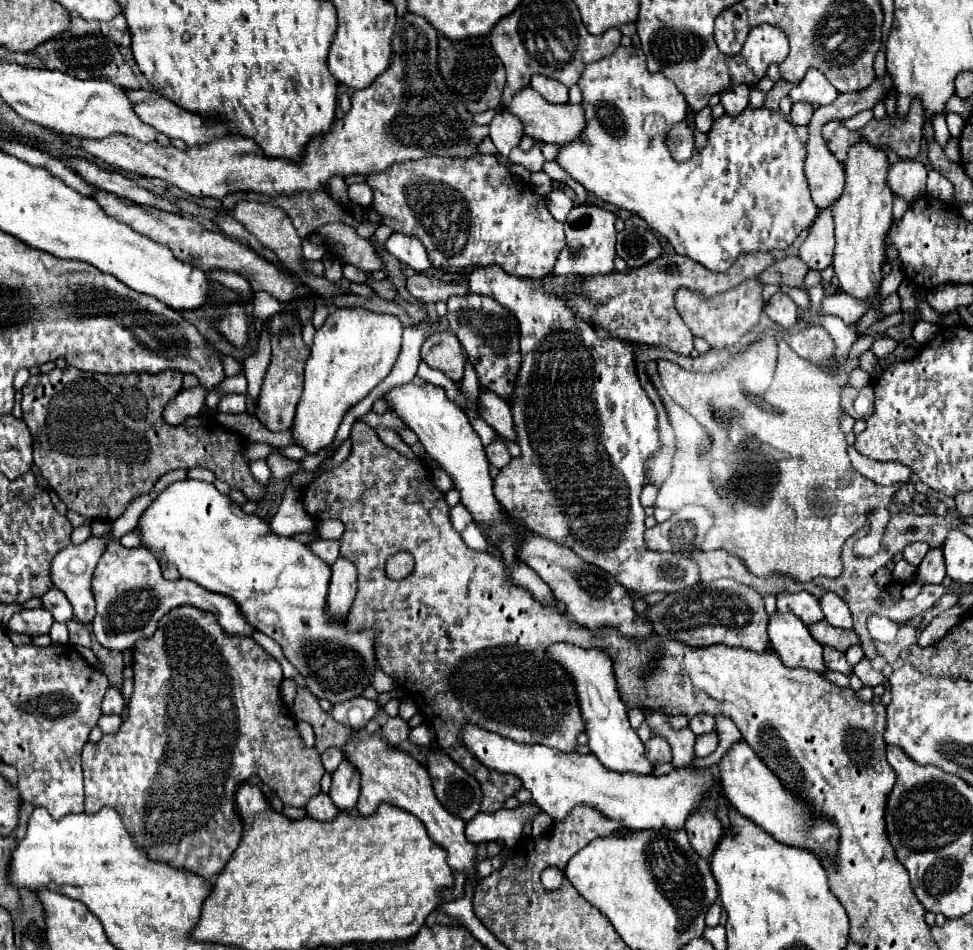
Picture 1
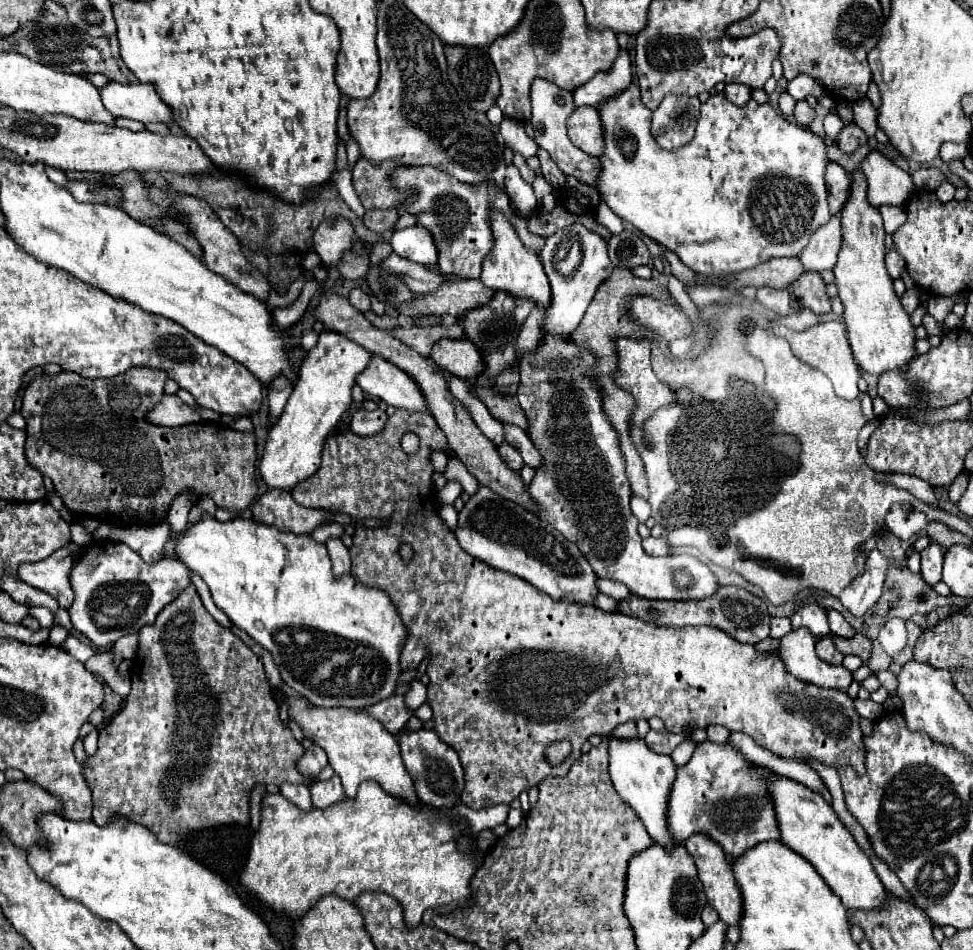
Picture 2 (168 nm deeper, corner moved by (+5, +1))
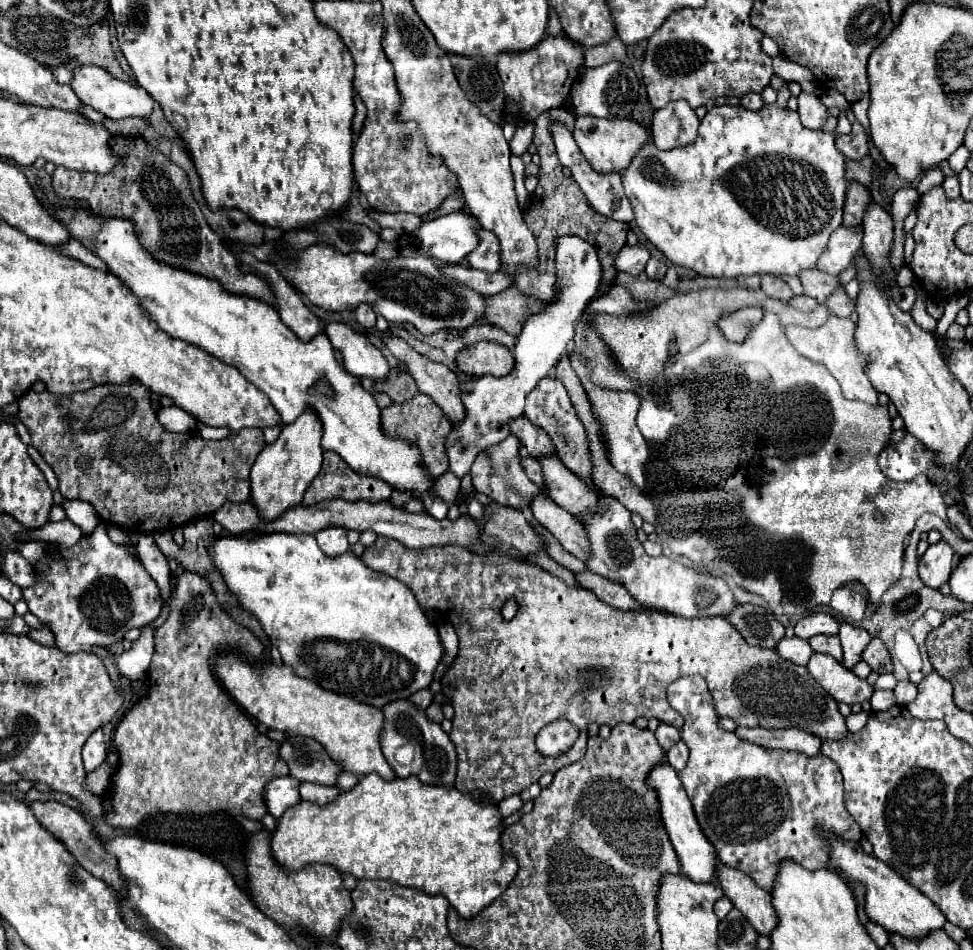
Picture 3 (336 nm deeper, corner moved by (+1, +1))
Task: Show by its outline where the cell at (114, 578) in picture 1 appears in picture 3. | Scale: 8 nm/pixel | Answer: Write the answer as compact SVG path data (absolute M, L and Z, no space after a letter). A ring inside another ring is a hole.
M102 523L94 533L84 535L74 547L52 547L48 559L34 565L42 575L42 581L22 589L22 597L28 603L30 613L40 621L48 623L50 631L56 635L56 645L64 653L90 651L92 645L110 647L124 639L124 633L134 627L144 627L154 621L162 609L162 597L158 583L148 575L142 563L132 555L130 545L116 545L106 535L106 525Z

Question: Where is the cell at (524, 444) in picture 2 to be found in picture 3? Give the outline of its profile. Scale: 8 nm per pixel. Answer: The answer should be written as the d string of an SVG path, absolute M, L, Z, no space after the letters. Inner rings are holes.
M544 455L540 459L544 489L562 509L572 515L592 515L596 509L596 493L586 487L582 479L572 475L556 455Z

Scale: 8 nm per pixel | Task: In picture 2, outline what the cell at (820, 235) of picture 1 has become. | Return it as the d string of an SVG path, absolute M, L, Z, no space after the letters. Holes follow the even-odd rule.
M832 215L832 219L812 235L808 245L800 253L804 269L816 273L832 269L836 265L840 245L842 245L840 215Z

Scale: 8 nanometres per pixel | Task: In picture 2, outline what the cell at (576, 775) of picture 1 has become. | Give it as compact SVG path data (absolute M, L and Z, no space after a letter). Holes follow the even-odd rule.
M698 743L692 759L684 767L678 767L668 801L668 827L680 843L694 833L702 833L718 843L732 859L744 855L752 845L780 841L770 795L770 769L752 767L752 763L730 743Z

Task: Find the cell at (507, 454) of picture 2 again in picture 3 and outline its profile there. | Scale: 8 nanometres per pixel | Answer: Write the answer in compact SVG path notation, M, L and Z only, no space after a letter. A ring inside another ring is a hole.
M524 457L524 459L520 459L520 465L524 467L526 475L528 475L532 481L536 481L536 485L540 485L542 493L546 493L546 491L544 491L544 485L542 485L542 469L540 469L540 463L538 463L538 459Z

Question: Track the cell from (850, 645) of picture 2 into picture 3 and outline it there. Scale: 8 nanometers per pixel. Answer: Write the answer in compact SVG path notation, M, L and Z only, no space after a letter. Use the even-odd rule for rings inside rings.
M874 637L874 639L868 643L868 647L864 649L862 661L866 661L866 663L872 667L872 671L876 671L876 673L892 673L890 655L888 655L888 651L886 651L886 645L884 645L878 637Z

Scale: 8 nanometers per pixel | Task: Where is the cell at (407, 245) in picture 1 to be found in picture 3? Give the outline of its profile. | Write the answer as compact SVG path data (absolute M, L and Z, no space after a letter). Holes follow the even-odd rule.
M458 211L422 223L412 231L412 237L416 239L420 253L430 255L440 263L460 263L478 243L476 225L478 221L470 219L466 211Z

